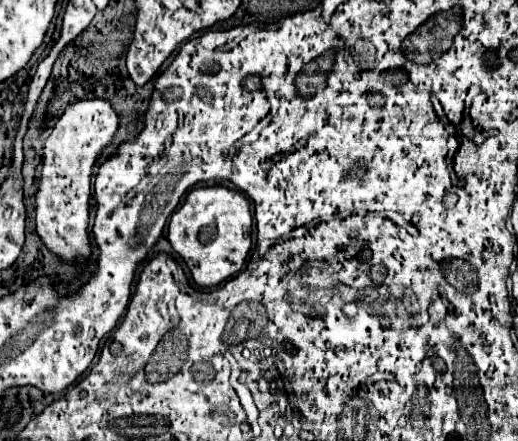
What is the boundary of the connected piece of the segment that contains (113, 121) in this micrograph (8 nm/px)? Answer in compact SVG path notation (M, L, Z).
M84 99L66 107L44 145L44 169L36 191L36 231L46 247L70 261L90 257L88 201L92 165L118 129L118 115L104 99Z

